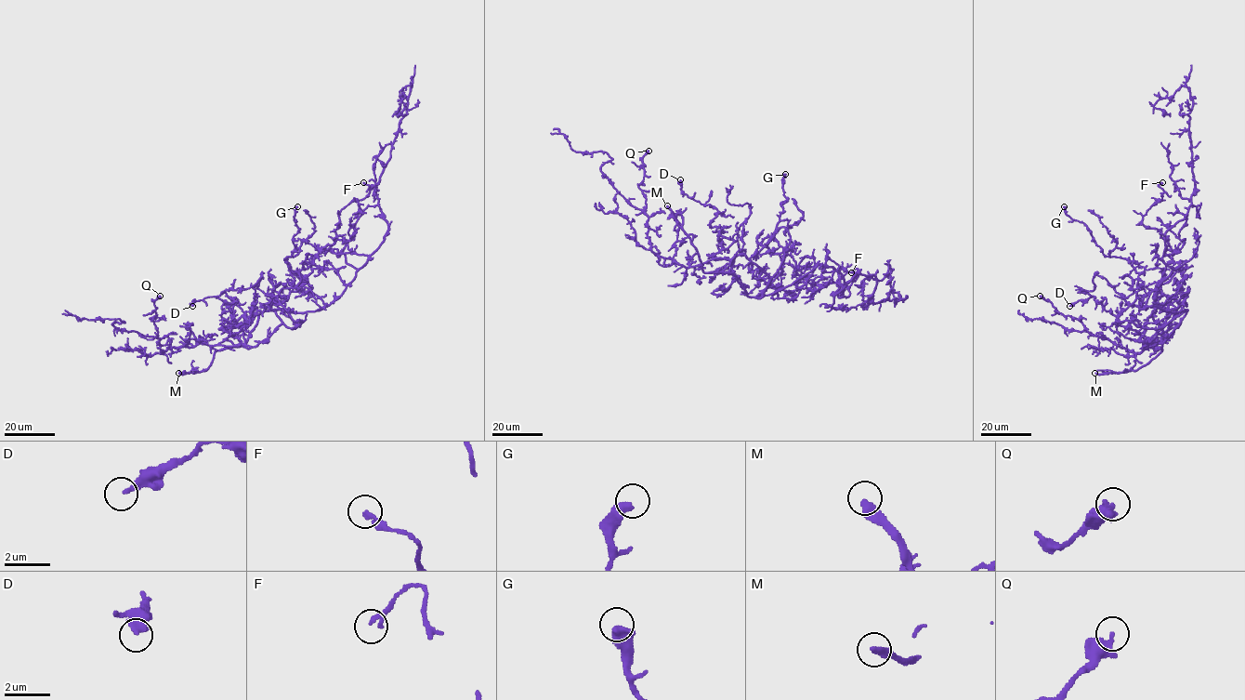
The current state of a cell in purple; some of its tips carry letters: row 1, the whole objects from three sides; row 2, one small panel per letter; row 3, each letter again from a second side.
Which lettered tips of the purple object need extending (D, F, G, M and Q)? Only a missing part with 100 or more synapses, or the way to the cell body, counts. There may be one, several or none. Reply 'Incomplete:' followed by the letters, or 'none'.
Incomplete: M

